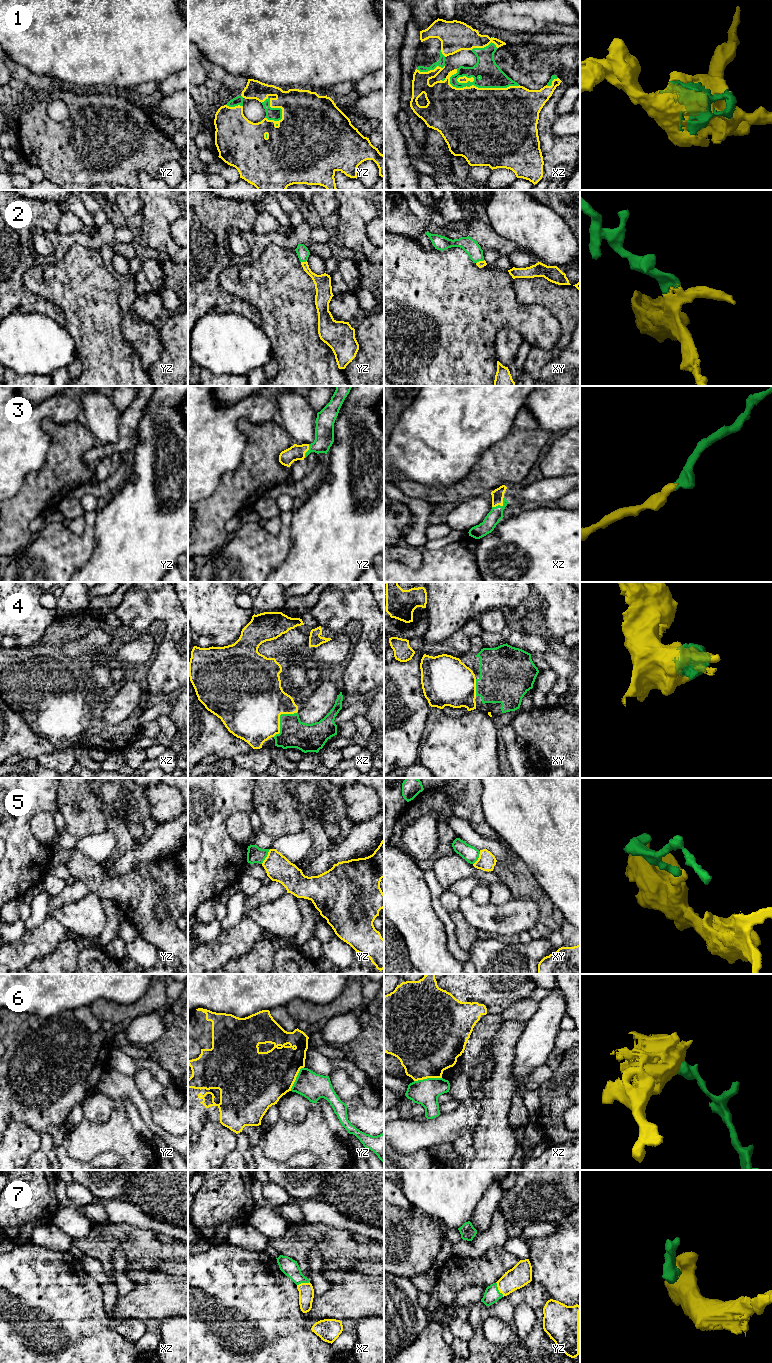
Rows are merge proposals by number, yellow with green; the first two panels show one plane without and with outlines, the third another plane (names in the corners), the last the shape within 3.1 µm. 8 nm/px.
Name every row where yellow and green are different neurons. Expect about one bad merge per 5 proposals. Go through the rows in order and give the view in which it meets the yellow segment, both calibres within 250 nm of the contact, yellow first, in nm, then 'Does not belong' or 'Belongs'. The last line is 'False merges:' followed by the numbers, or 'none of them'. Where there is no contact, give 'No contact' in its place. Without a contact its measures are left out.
1: Touches yellow in xz. Thickness 500 nm (yellow) against 190 nm. Belongs
2: Touches yellow in yz. Thickness 130 nm (yellow) against 100 nm. Belongs
3: Touches yellow in xz. Thickness 100 nm (yellow) against 110 nm. Belongs
4: Touches yellow in xz. Thickness 500 nm (yellow) against 220 nm. Belongs
5: Touches yellow in yz. Thickness 200 nm (yellow) against 130 nm. Does not belong
6: Touches yellow in xz. Thickness 480 nm (yellow) against 200 nm. Does not belong
7: Touches yellow in yz. Thickness 180 nm (yellow) against 120 nm. Belongs
False merges: 5, 6

